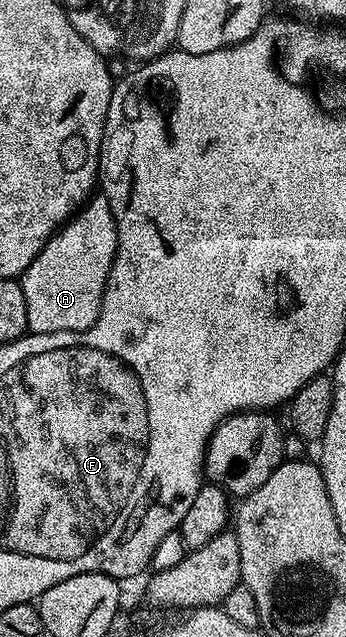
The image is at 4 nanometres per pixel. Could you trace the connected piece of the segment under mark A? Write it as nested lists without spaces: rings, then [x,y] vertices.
[[[102,194],[91,197],[42,246],[38,258],[19,277],[26,298],[28,332],[58,334],[87,332],[100,313],[110,266],[118,246],[118,230],[110,202]]]

